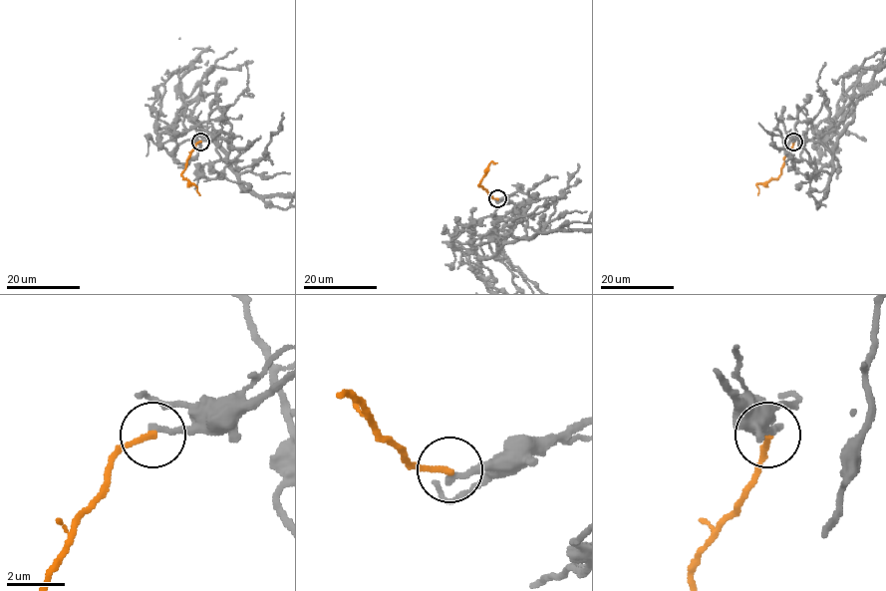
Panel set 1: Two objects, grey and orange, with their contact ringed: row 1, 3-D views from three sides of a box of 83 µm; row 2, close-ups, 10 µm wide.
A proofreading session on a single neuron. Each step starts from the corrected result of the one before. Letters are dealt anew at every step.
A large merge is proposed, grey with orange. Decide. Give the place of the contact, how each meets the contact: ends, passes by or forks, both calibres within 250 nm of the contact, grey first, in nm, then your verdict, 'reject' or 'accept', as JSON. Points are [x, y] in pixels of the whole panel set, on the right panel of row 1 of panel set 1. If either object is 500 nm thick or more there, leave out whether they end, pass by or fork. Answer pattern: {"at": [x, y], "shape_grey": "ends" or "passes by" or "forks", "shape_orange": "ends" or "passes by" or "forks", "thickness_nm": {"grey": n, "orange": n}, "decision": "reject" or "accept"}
{"at": [793, 142], "shape_grey": "ends", "shape_orange": "ends", "thickness_nm": {"grey": 240, "orange": 200}, "decision": "reject"}

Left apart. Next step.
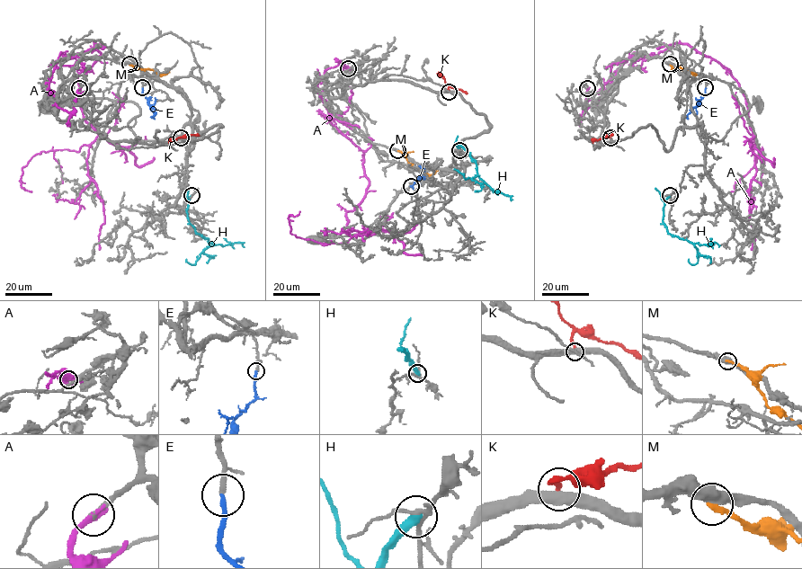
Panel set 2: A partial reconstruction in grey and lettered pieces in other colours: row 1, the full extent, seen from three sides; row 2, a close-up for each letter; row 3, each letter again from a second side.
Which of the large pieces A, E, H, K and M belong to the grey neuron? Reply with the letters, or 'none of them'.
E

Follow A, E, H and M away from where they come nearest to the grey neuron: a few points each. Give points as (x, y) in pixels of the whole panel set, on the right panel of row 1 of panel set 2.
A: (587, 88), (584, 113), (630, 55), (657, 55), (672, 44), (717, 61), (739, 84), (762, 150), (731, 192)
E: (705, 87), (705, 94), (699, 103), (685, 117)
H: (670, 196), (663, 208), (663, 222), (668, 233), (699, 244), (707, 245), (716, 243), (718, 247)
M: (670, 64), (688, 68), (693, 75), (690, 72)

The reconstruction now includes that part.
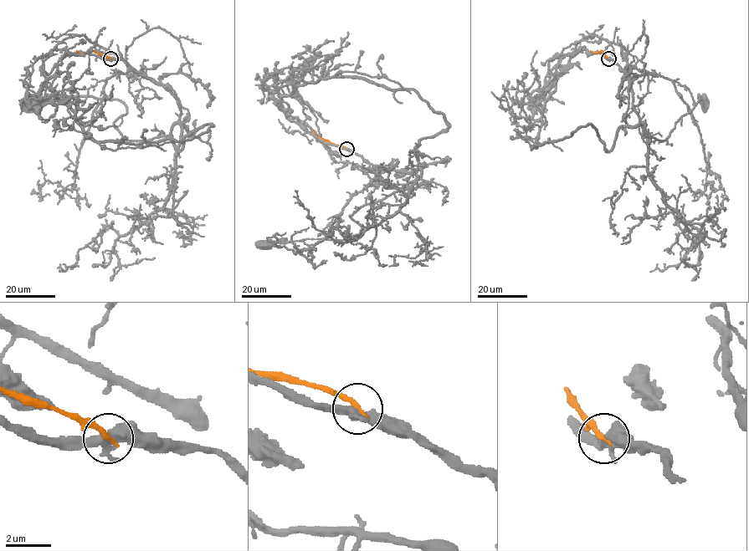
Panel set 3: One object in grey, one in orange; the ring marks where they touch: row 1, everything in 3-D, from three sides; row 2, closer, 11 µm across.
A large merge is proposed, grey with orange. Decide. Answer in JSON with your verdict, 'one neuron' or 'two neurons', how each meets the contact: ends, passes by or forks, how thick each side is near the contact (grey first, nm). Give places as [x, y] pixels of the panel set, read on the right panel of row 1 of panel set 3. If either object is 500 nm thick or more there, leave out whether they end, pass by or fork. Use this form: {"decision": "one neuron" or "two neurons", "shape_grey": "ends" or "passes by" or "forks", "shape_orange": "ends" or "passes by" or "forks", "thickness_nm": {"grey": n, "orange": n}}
{"decision": "two neurons", "shape_grey": "passes by", "shape_orange": "ends", "thickness_nm": {"grey": 440, "orange": 280}}

